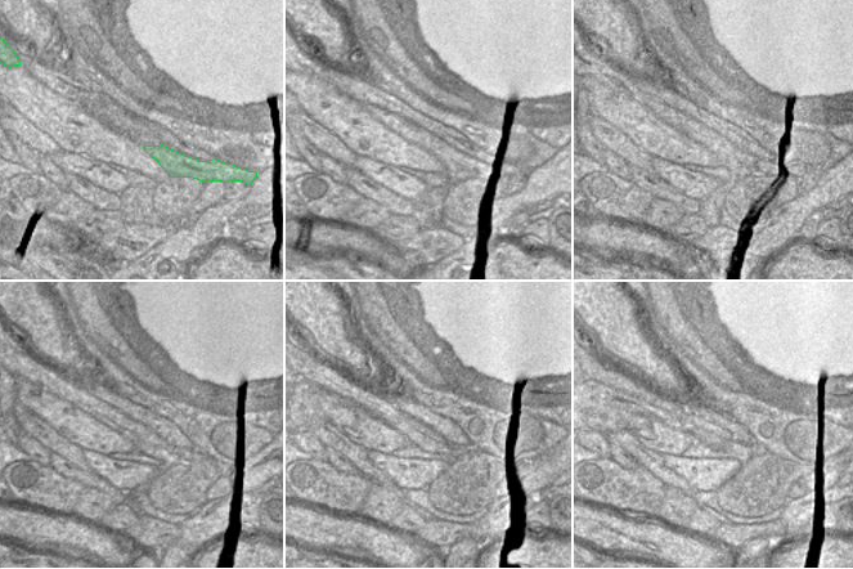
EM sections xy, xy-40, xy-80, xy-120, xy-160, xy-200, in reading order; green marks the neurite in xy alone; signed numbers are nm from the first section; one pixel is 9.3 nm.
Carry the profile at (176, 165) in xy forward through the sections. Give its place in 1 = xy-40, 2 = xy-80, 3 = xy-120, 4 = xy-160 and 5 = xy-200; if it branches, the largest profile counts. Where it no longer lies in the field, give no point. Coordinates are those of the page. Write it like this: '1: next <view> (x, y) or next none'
1: next xy-40 (458, 166)
2: next xy-80 (741, 165)
3: next xy-120 (22, 362)
4: next xy-160 (310, 367)
5: next xy-200 (600, 370)

